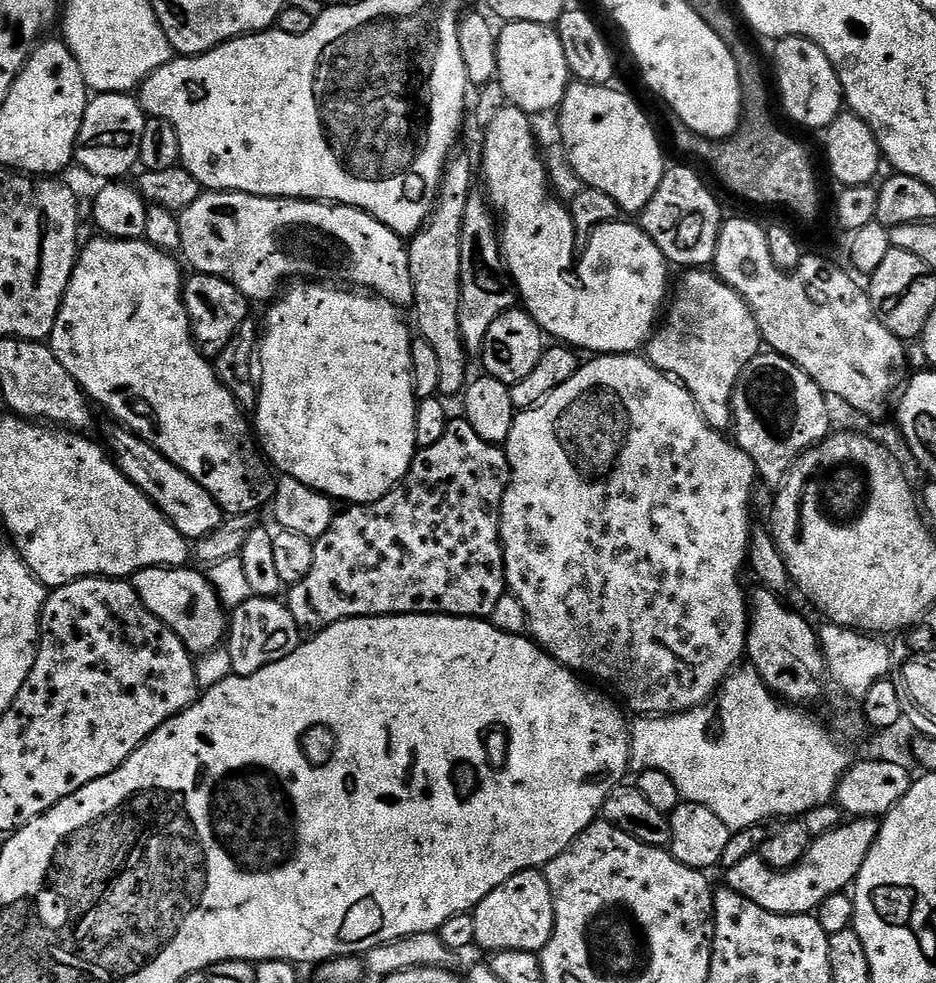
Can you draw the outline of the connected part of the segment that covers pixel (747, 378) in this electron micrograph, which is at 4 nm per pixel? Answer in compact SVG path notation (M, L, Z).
M771 350L761 351L742 370L732 395L735 443L750 454L759 479L779 485L788 479L797 460L830 435L829 397L794 362Z

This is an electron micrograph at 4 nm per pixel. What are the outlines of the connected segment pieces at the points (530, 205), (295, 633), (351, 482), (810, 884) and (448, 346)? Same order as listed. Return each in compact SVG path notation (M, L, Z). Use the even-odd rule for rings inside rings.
M505 106L504 109L498 114L498 118L494 118L494 122L490 122L490 126L483 133L484 135L484 184L483 187L486 189L487 199L490 201L495 215L498 217L498 231L500 234L500 248L504 251L504 263L508 266L508 274L512 277L514 283L516 283L516 290L518 293L519 303L522 305L523 311L530 313L534 318L534 322L538 322L538 326L541 330L544 331L549 337L552 336L553 341L563 342L565 345L571 346L573 349L581 350L580 348L585 348L586 351L592 352L588 354L636 354L641 351L647 345L648 341L652 338L652 333L657 327L658 321L662 316L662 309L665 307L666 301L670 296L670 280L668 284L668 271L670 271L670 265L667 260L664 259L662 250L658 250L658 246L654 246L654 242L650 239L642 229L640 229L639 223L632 222L632 224L624 224L625 222L617 222L614 224L607 224L606 226L598 226L598 230L592 232L592 236L588 239L588 245L583 248L579 253L580 255L580 265L576 268L576 255L578 255L578 249L576 246L576 231L574 230L574 222L572 221L572 215L568 213L565 201L561 200L555 192L552 191L552 186L548 182L548 165L546 163L545 157L542 155L541 149L540 152L536 149L536 140L532 137L532 124L530 121L529 113L524 112L521 108L514 108L511 106Z
M249 595L247 599L233 612L231 609L226 633L232 671L237 676L258 674L258 670L274 662L282 662L282 658L290 658L302 642L302 630L298 622L294 622L294 614L290 614L287 603L268 596Z
M300 282L289 288L292 289L288 293L285 291L271 305L273 308L269 310L264 324L262 320L262 335L258 345L258 395L254 413L255 439L269 465L277 473L294 478L316 492L322 492L333 501L348 500L344 502L354 505L380 500L404 479L418 451L414 434L414 418L418 401L412 377L413 329L410 324L408 329L407 322L400 317L403 316L401 309L391 304L389 300L380 299L379 296L365 294L360 290L345 290L340 286L329 286L324 282Z
M861 816L847 822L849 824L833 832L817 835L803 858L792 868L772 868L756 854L743 858L742 862L727 869L727 887L742 894L742 898L750 898L754 906L762 906L762 910L770 910L774 914L807 916L815 913L820 904L832 895L843 893L855 885L862 862L866 862L866 854L870 854L870 846L874 846L880 833L879 819Z
M453 155L446 165L446 179L438 197L438 207L428 223L407 241L410 278L414 282L412 304L416 308L419 335L435 350L440 372L439 395L459 397L469 383L468 360L460 329L462 298L462 222L466 202L473 191L472 164L464 156Z

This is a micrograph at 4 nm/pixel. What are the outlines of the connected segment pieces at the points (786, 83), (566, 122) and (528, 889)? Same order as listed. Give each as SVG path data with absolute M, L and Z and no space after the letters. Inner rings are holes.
M788 36L785 40L775 41L776 84L780 87L780 100L788 111L788 116L804 128L827 129L830 122L840 115L846 104L844 87L835 66L828 55L812 40L800 36Z
M572 82L566 90L566 98L559 106L559 116L558 140L566 150L570 166L578 170L578 178L582 178L582 182L587 187L602 190L602 194L610 194L610 198L618 202L621 213L639 214L646 206L646 202L654 198L654 190L658 190L658 182L662 182L666 171L660 140L656 137L647 114L626 93L619 92L616 86Z
M528 868L524 872L514 874L514 878L502 882L502 886L498 886L494 890L490 890L490 894L486 894L486 898L482 898L482 902L478 902L478 906L472 909L470 915L474 918L475 947L481 948L485 954L501 952L502 950L526 950L539 954L554 934L552 891L543 871L534 868Z

